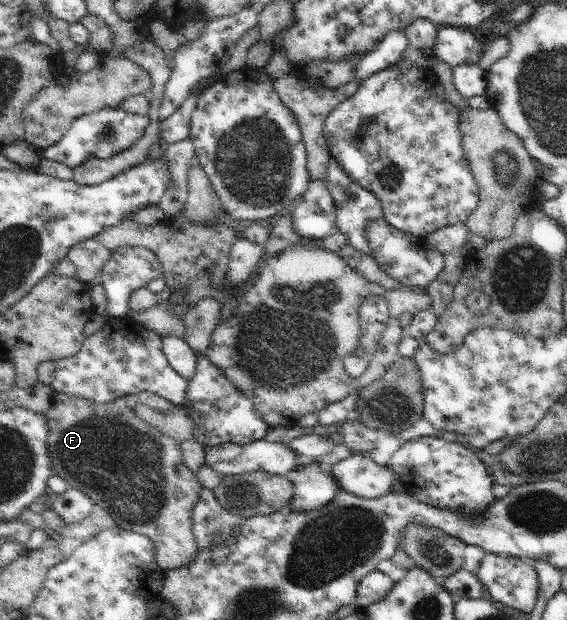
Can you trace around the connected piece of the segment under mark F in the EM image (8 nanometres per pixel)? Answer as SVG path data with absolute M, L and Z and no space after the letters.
M144 391L124 396L114 402L100 404L91 400L71 397L64 393L53 395L52 406L46 412L48 418L48 454L52 458L54 474L62 476L68 486L87 494L96 505L100 505L116 521L118 527L142 536L147 536L156 546L156 564L163 571L185 568L194 562L198 546L194 540L192 512L200 500L203 486L197 474L186 466L180 443L162 434L154 425L136 415L136 406L144 404L160 409L162 414L174 410L173 403Z

